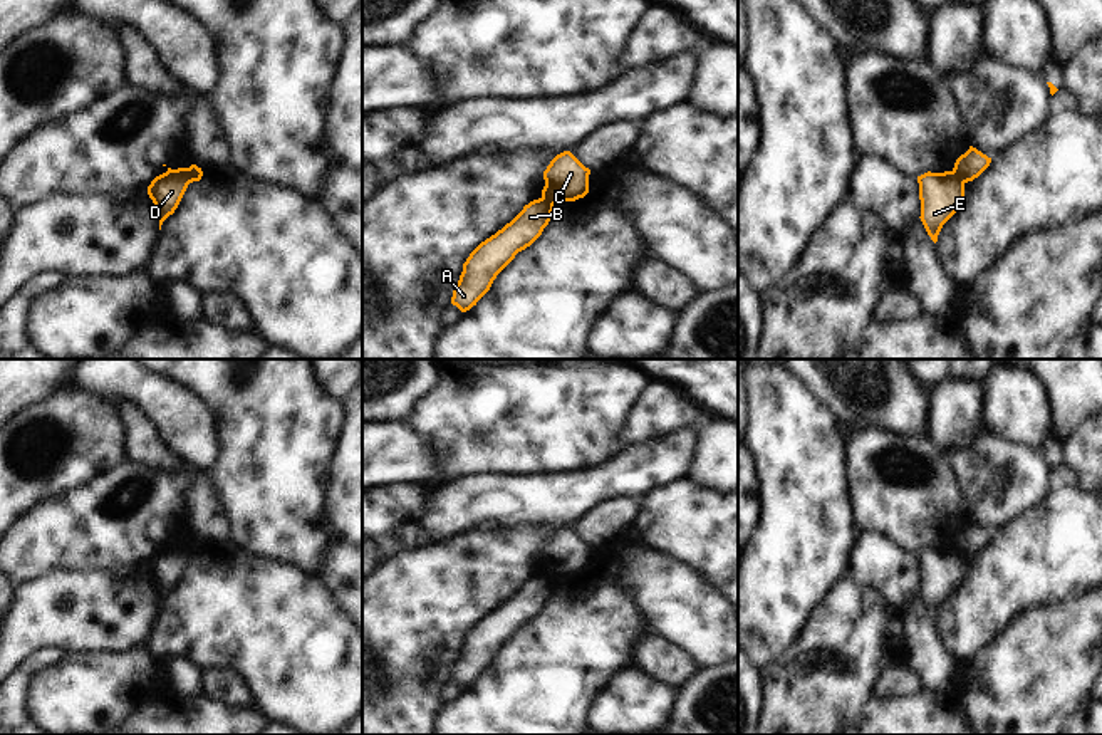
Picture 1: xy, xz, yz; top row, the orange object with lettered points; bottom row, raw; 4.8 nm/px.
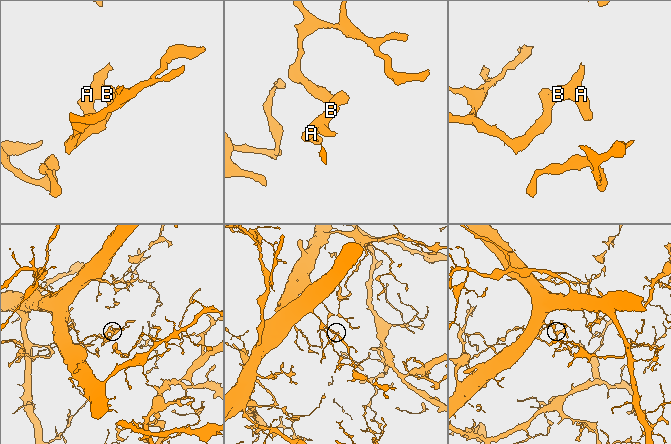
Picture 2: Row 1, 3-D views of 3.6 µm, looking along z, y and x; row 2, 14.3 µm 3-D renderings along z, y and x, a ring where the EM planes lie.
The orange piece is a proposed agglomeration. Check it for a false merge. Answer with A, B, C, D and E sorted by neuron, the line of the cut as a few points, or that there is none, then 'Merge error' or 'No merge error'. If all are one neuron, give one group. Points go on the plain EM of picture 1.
Groups: A B / C D E. Split along xz (540, 574), (552, 581). Merge error

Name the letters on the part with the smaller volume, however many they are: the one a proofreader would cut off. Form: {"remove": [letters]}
{"remove": ["A", "B"]}

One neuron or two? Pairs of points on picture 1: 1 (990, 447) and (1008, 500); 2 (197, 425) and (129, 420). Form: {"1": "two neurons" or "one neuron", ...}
{"1": "one neuron", "2": "two neurons"}

